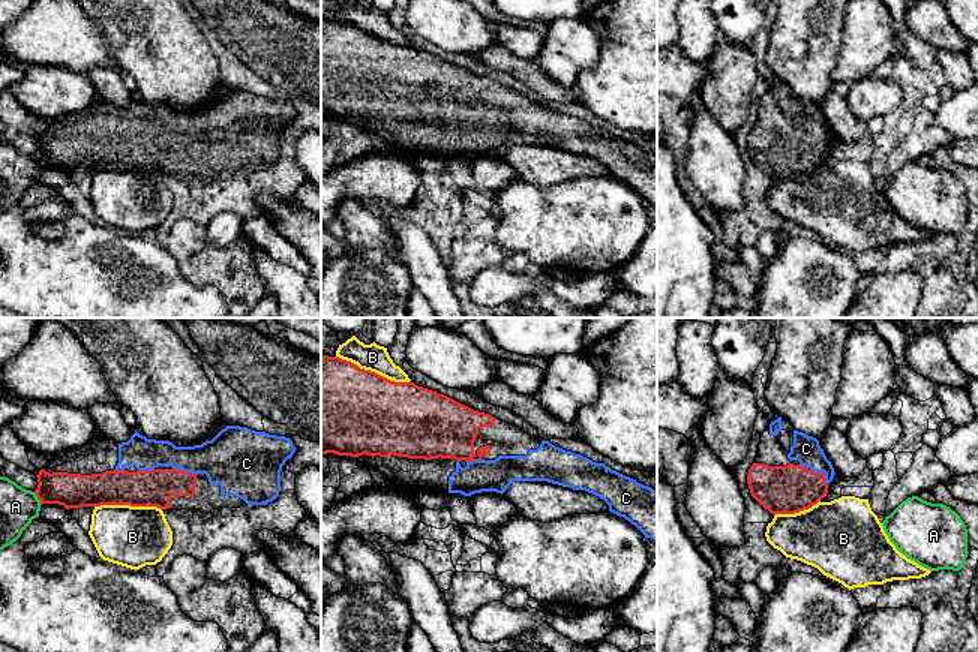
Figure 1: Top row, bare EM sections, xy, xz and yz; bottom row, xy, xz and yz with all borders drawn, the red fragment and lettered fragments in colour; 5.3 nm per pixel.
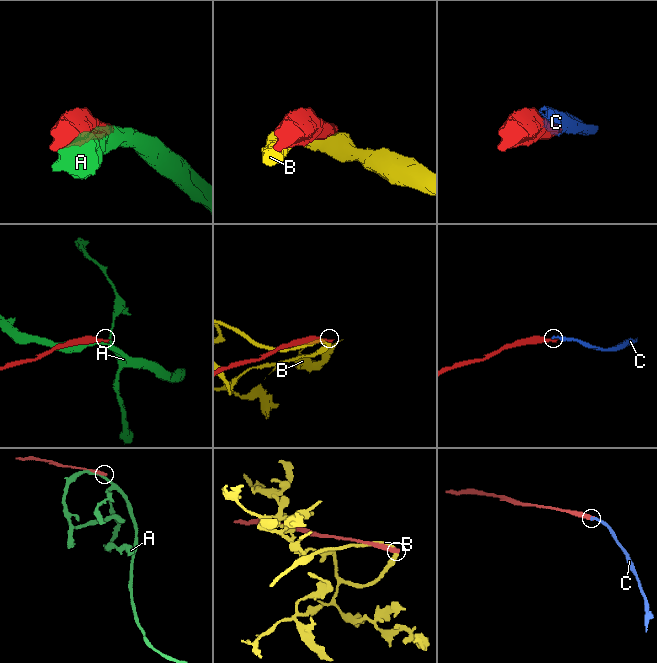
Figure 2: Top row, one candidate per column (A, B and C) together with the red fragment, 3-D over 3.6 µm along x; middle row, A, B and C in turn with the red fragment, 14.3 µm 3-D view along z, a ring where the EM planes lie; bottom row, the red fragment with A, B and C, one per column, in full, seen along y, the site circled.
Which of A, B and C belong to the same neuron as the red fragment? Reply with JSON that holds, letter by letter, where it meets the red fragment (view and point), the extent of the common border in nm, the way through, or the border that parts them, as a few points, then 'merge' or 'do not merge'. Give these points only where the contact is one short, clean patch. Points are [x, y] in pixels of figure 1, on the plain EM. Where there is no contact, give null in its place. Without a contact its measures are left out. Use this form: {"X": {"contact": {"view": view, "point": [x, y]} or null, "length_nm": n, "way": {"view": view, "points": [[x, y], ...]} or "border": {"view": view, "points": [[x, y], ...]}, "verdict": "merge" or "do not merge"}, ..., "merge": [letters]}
{"A": {"contact": {"view": "xy", "point": [38, 162]}, "length_nm": 80, "verdict": "do not merge"}, "B": {"contact": {"view": "xz", "point": [374, 36]}, "length_nm": 420, "verdict": "do not merge"}, "C": {"contact": {"view": "yz", "point": [822, 137]}, "length_nm": 130, "verdict": "merge"}, "merge": ["C"]}

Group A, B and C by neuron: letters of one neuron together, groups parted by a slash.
A / B / C

